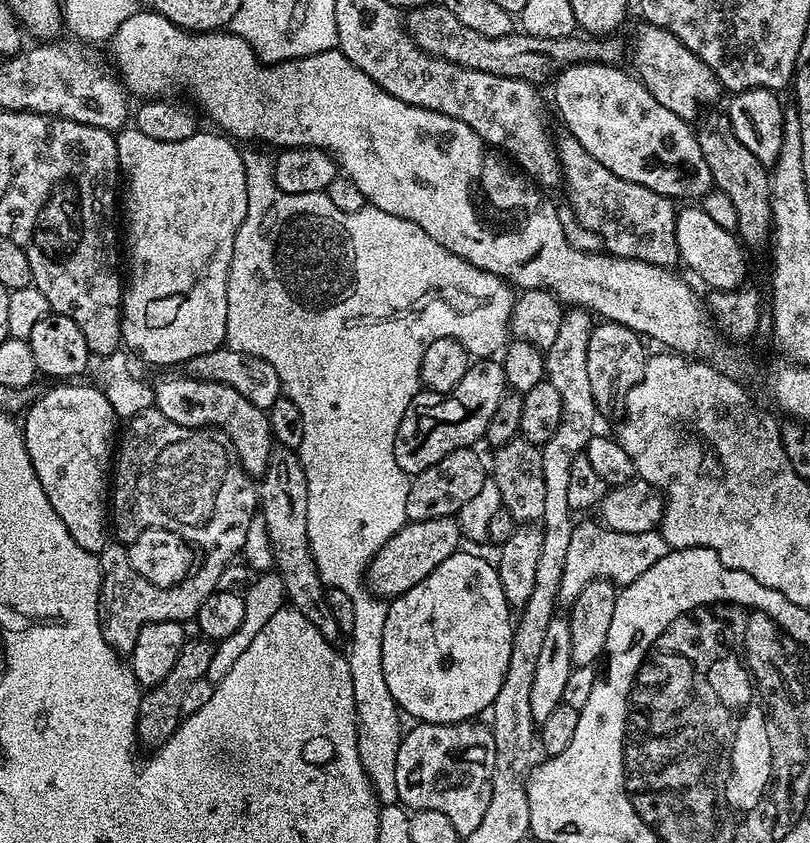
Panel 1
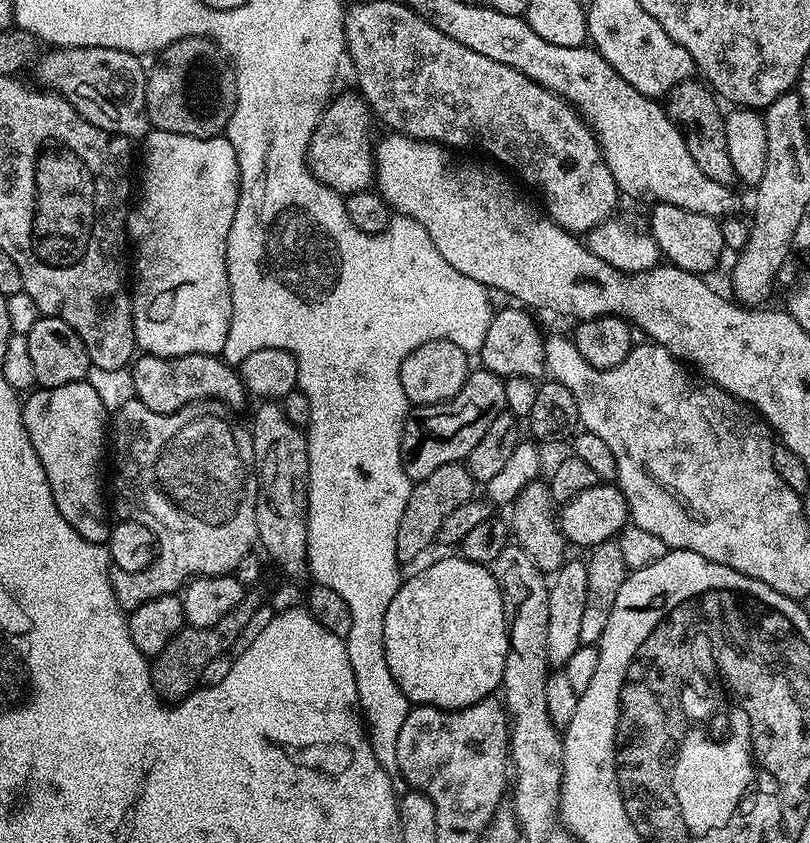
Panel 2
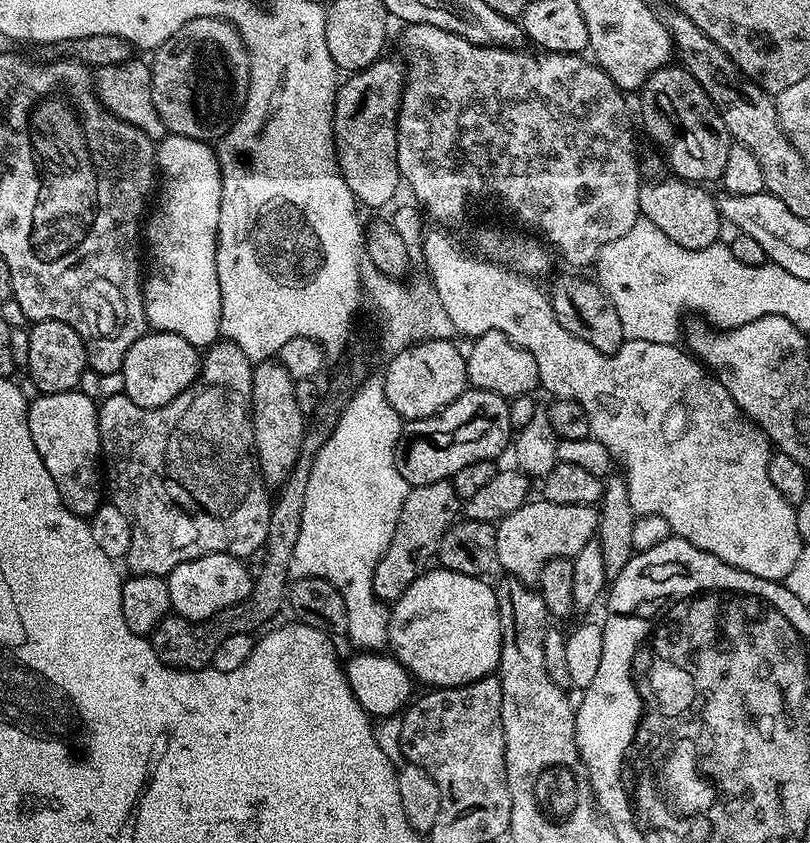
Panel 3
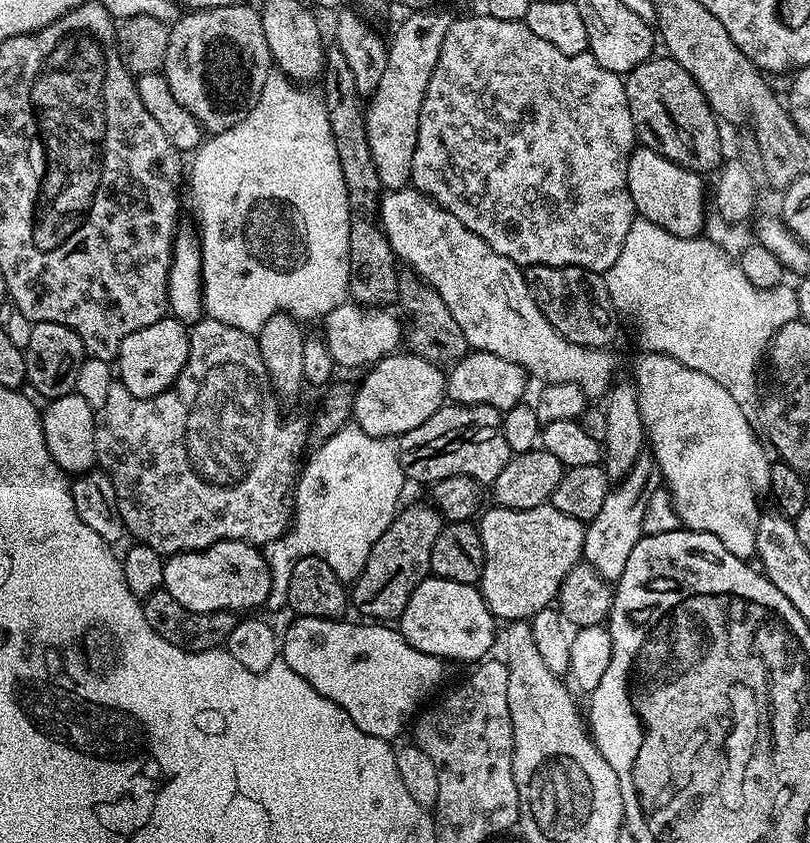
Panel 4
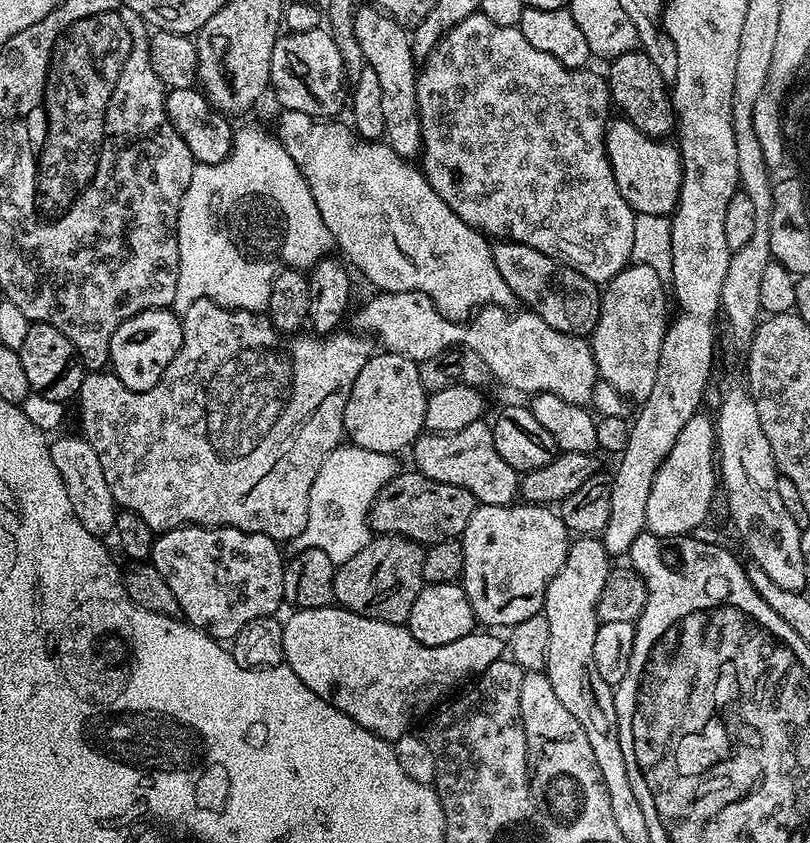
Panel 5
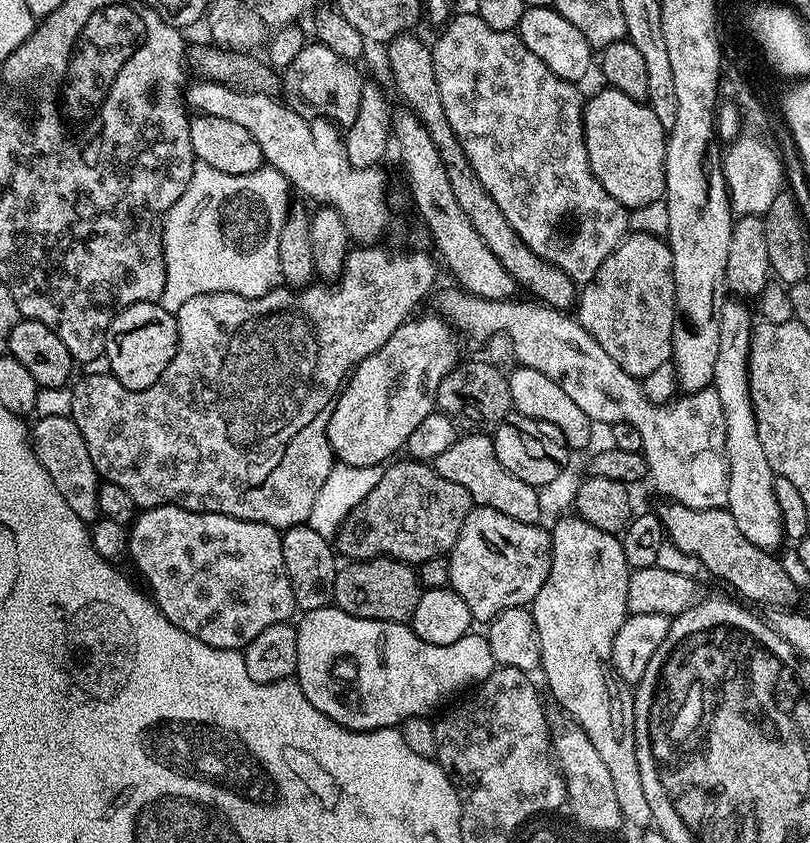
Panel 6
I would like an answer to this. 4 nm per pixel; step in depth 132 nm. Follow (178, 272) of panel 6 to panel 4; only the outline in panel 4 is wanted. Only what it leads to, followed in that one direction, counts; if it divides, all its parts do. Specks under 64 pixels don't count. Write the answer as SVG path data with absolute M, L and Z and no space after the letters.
M270 74L266 78L266 82L262 86L262 94L258 94L256 105L246 114L246 118L242 118L242 122L238 122L230 130L222 130L221 132L209 135L207 139L201 143L196 149L192 160L192 208L196 211L196 220L200 223L198 227L198 239L200 241L200 282L204 293L203 311L206 313L207 319L217 320L226 326L234 326L234 330L242 330L243 332L251 332L258 334L262 330L262 326L266 326L266 318L273 316L275 312L286 312L293 316L296 320L307 322L307 320L319 321L321 318L330 314L330 310L334 310L340 304L345 303L348 296L348 251L350 250L350 206L346 198L346 182L342 178L342 166L338 162L338 150L334 146L334 134L330 134L330 122L326 118L326 110L324 109L323 99L319 95L316 96L304 86L297 86L293 81L289 80L283 74Z

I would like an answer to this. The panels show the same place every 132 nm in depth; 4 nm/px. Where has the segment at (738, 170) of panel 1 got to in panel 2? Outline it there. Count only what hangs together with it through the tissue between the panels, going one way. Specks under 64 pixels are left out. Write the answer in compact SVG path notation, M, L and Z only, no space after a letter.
M696 78L683 80L678 86L671 88L666 97L668 117L683 134L686 146L690 150L690 158L698 162L698 170L702 170L706 178L714 178L714 182L732 186L737 183L736 171L734 162L730 162L730 150L726 147L725 113L720 112L720 107L722 104L716 93L707 83Z

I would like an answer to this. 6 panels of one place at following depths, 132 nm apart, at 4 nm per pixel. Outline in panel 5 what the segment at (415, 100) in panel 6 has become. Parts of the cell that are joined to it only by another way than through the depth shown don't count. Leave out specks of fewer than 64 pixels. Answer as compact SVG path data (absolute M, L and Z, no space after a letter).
M497 239L492 244L492 253L498 274L502 274L513 297L517 301L521 300L525 309L535 312L538 318L542 318L542 322L546 322L546 326L562 334L591 337L594 326L598 326L602 295L593 280L530 246L519 244L517 240Z

